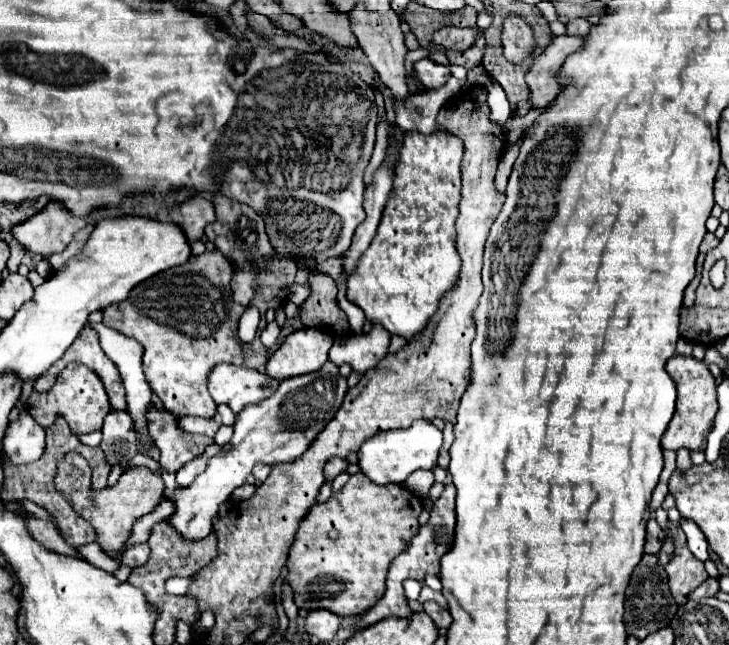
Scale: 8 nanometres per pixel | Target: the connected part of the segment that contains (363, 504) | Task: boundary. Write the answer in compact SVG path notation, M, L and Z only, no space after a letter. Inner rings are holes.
M353 474L341 492L325 504L315 504L299 524L285 578L293 588L295 604L307 610L327 608L341 618L367 612L385 594L385 576L393 558L417 534L421 510L423 500L405 486L377 486L365 474ZM317 582L321 590L327 590L325 596L313 592Z

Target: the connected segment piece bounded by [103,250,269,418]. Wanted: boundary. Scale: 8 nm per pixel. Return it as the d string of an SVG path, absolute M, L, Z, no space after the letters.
M219 250L203 252L201 256L191 256L185 264L169 268L161 274L155 274L153 278L141 282L135 286L127 300L119 304L111 304L103 310L103 324L109 328L133 336L139 340L145 348L143 354L143 372L147 376L147 382L151 390L159 396L165 410L177 416L201 416L201 418L213 418L217 414L217 404L207 392L207 374L211 368L215 368L221 362L235 364L235 366L247 366L257 368L265 362L269 356L269 350L261 344L259 336L251 344L245 344L237 336L237 322L243 314L243 306L235 304L231 294L231 278L235 270L233 264L227 260L227 256L221 256Z

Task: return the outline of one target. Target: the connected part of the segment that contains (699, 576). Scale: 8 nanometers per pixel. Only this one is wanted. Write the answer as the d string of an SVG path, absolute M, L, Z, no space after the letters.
M669 522L667 530L671 532L673 544L675 544L673 556L665 566L665 570L669 574L669 588L671 588L677 604L685 604L687 594L693 592L699 584L703 584L709 578L709 574L705 572L703 562L697 560L691 554L691 550L687 548L687 540L685 540L681 526L675 526Z

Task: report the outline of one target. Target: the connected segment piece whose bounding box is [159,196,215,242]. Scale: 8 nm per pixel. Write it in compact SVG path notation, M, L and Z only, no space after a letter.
M195 196L195 198L185 200L183 204L179 204L173 212L163 210L159 214L159 218L179 224L185 230L189 242L195 242L203 236L205 224L215 220L215 212L213 212L213 204L207 198Z

